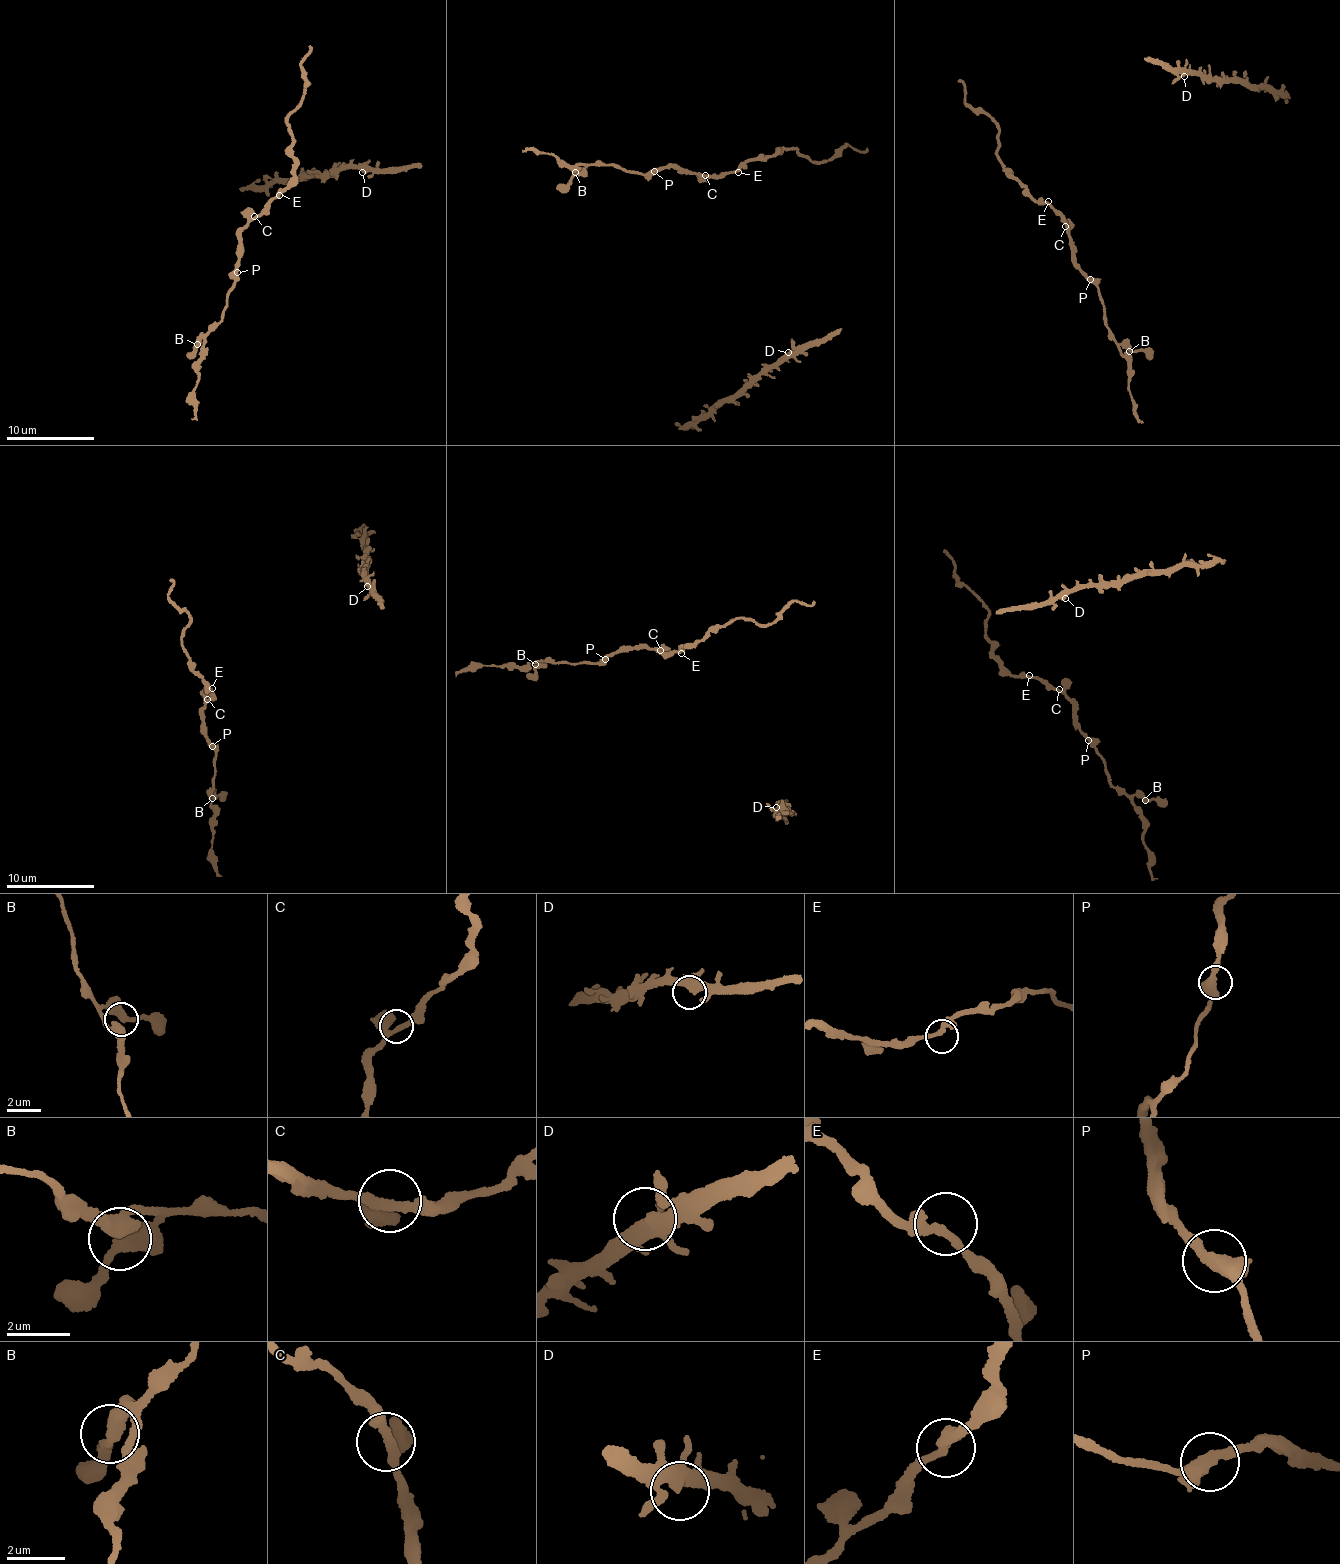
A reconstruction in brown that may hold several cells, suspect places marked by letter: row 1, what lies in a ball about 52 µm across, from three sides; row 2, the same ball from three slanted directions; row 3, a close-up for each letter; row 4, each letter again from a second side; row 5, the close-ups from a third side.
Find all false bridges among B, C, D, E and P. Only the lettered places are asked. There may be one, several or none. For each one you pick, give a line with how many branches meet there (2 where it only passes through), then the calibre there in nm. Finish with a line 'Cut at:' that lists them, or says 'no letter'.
Cut at: no letter

